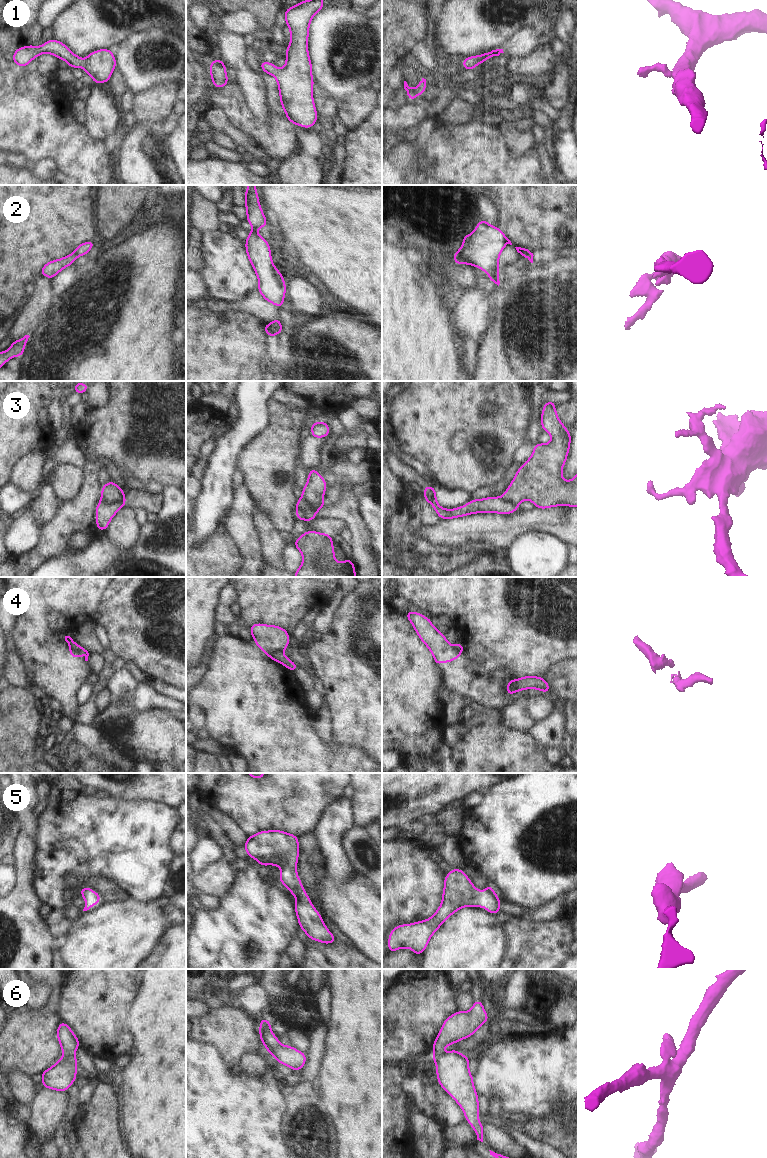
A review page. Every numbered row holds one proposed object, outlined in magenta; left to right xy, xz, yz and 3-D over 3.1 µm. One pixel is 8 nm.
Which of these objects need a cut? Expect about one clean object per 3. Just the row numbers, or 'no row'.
2, 3, 4, 6

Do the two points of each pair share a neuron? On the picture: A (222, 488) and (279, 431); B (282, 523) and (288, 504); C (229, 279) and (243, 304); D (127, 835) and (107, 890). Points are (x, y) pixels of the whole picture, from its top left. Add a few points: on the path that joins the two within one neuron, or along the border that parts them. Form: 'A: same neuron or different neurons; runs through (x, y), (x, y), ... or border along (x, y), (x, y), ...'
A: different neurons; border along (246, 445), (240, 453), (236, 467)
B: same neuron; runs through (282, 518), (283, 509)
C: different neurons; border along (256, 287), (238, 300), (219, 300)
D: different neurons; border along (97, 875), (113, 880), (129, 895)

